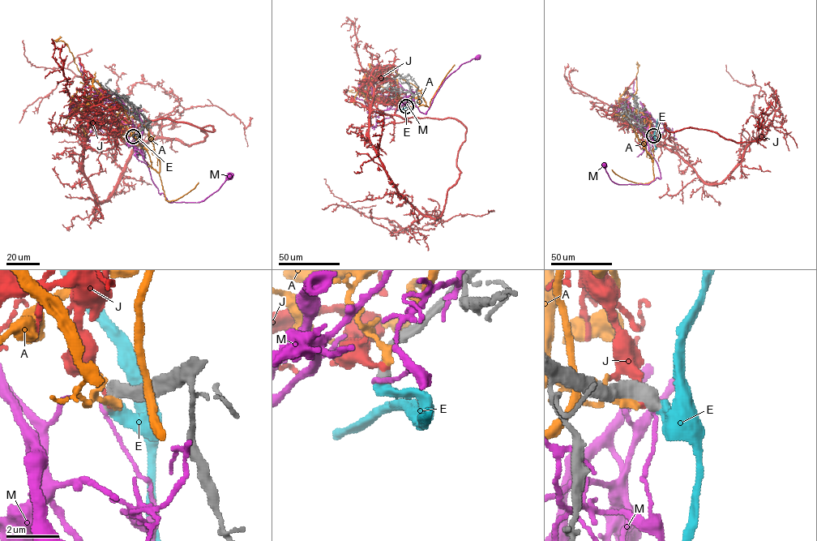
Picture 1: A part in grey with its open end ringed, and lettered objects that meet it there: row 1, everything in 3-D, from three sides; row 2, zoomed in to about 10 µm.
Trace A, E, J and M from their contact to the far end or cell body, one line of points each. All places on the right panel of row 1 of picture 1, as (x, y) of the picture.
A: (652, 135), (646, 138), (645, 148), (652, 158), (652, 181), (643, 184), (633, 182), (611, 169)
E: (653, 135), (657, 118)
J: (652, 135), (703, 180), (721, 182), (774, 114), (760, 88), (734, 80), (725, 65)
M: (653, 135), (652, 140), (647, 136), (645, 139), (660, 178), (645, 184), (618, 184), (610, 179), (605, 165)

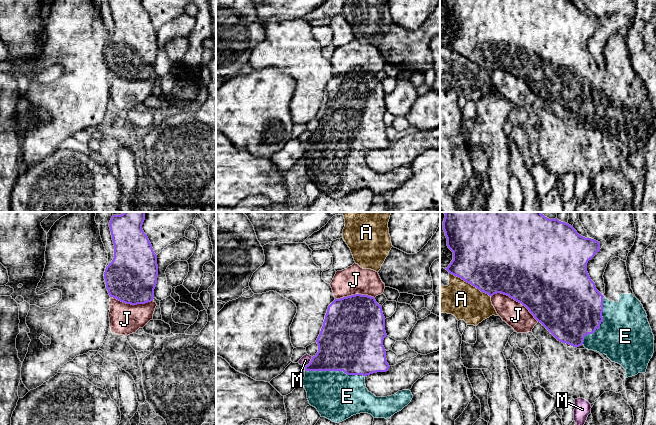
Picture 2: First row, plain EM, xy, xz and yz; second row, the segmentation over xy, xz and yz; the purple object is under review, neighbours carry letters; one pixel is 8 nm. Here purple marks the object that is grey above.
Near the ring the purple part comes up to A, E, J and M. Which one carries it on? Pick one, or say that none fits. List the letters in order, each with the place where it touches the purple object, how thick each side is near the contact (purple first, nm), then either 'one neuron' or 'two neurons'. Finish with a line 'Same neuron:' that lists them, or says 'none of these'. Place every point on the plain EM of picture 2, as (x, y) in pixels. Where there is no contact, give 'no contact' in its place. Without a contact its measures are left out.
A: contact yz (470, 59); calibres 500 and 280 nm; two neurons
E: contact xz (335, 146); calibres 480 and 320 nm; one neuron
J: contact yz (515, 76); calibres 500 and 200 nm; two neurons
M: contact xz (310, 138); calibres 340 and 80 nm; two neurons
Same neuron: E

